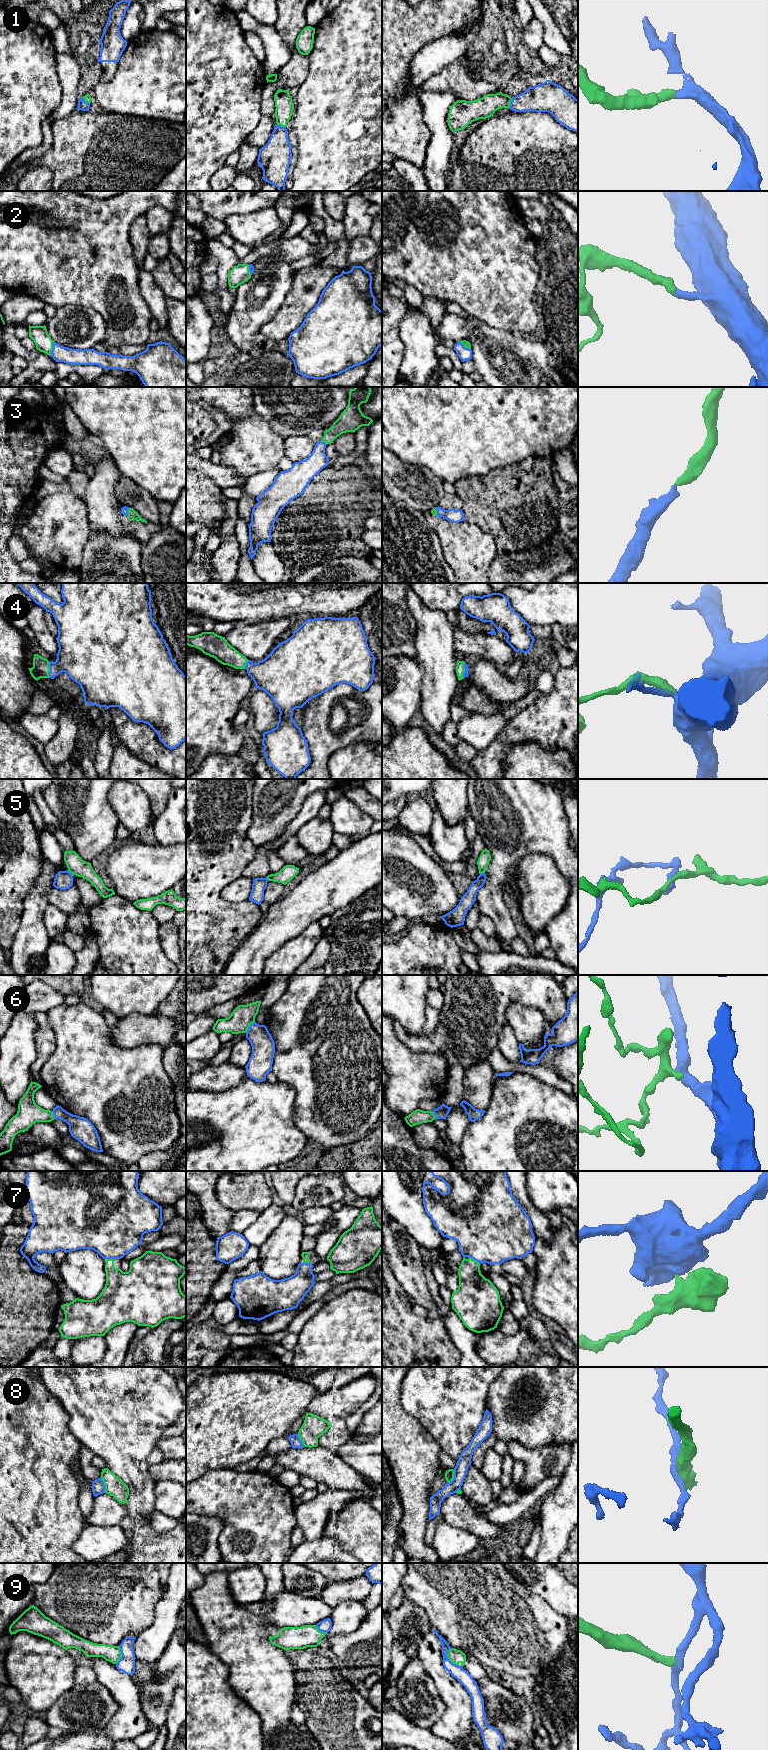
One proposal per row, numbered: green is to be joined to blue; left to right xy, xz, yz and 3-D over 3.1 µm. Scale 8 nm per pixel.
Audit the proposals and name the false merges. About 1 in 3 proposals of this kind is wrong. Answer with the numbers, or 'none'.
5, 8, 9

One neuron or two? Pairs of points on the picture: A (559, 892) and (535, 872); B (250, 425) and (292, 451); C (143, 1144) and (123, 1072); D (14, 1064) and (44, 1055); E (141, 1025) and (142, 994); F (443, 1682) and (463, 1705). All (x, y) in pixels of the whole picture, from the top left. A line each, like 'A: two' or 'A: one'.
A: one
B: two
C: one
D: two
E: two
F: one

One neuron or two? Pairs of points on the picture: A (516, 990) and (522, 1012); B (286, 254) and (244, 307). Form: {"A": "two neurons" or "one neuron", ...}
{"A": "two neurons", "B": "one neuron"}

